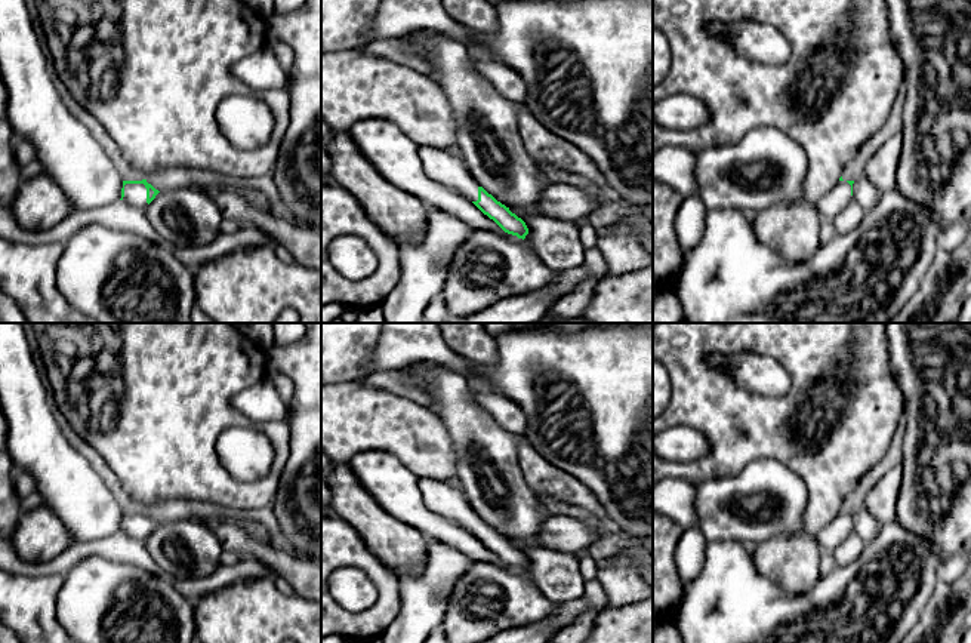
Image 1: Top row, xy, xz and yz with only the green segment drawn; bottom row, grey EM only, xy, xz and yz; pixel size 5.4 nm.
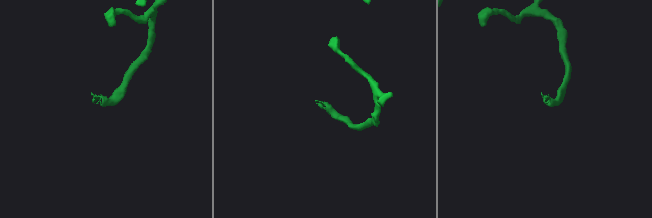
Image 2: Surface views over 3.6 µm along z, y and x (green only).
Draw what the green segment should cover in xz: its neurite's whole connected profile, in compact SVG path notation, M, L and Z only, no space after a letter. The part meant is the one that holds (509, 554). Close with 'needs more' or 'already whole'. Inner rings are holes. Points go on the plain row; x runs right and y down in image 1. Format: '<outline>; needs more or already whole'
M417 479L417 487L429 510L447 519L456 520L484 547L493 551L505 564L523 572L525 570L528 566L525 554L480 519L462 490L431 479Z; needs more

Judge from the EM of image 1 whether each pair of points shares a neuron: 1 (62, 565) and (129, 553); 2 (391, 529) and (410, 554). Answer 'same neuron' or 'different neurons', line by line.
1: same neuron
2: same neuron

